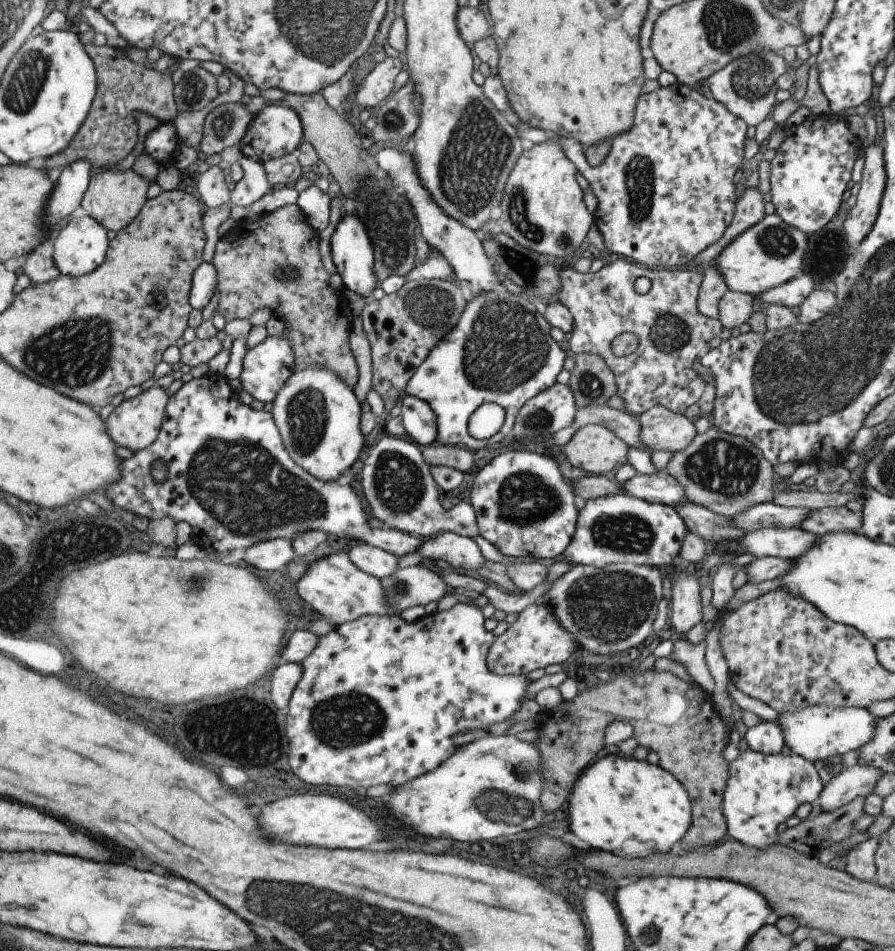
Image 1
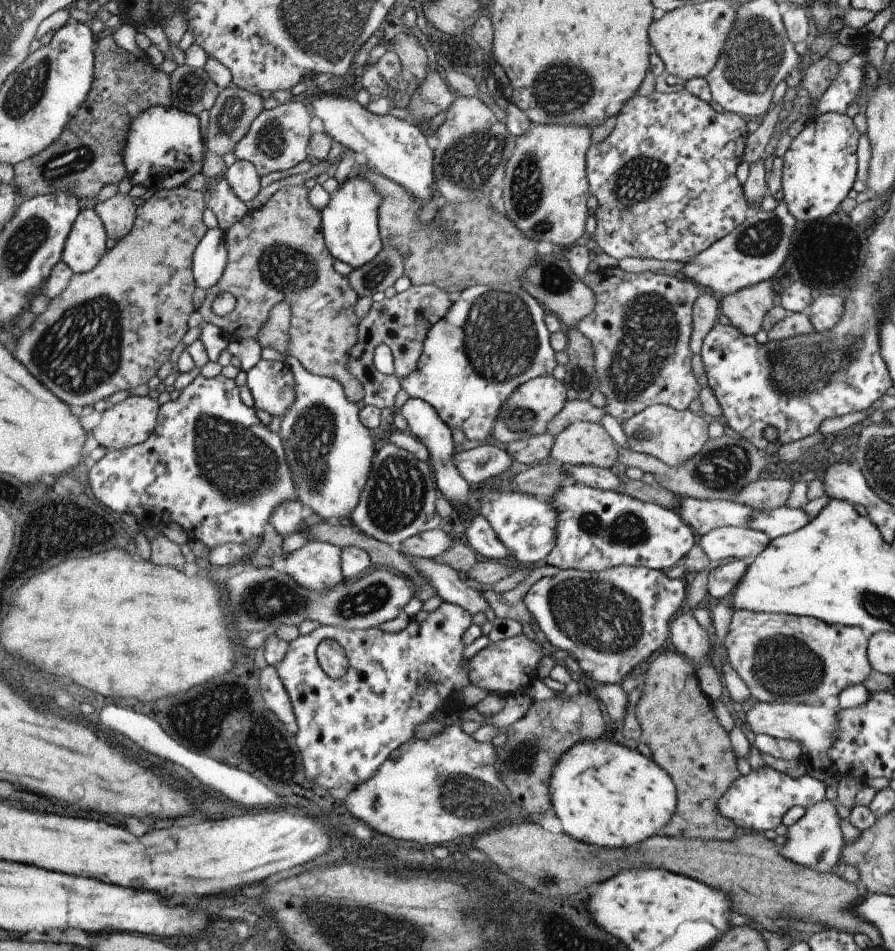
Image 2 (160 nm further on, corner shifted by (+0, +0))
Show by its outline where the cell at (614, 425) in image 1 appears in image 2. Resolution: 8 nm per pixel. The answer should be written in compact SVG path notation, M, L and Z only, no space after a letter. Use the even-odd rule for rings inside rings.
M566 399L561 410L547 422L543 435L554 437L575 421L600 422L600 416L603 413L605 413L603 408L594 407L589 401Z

